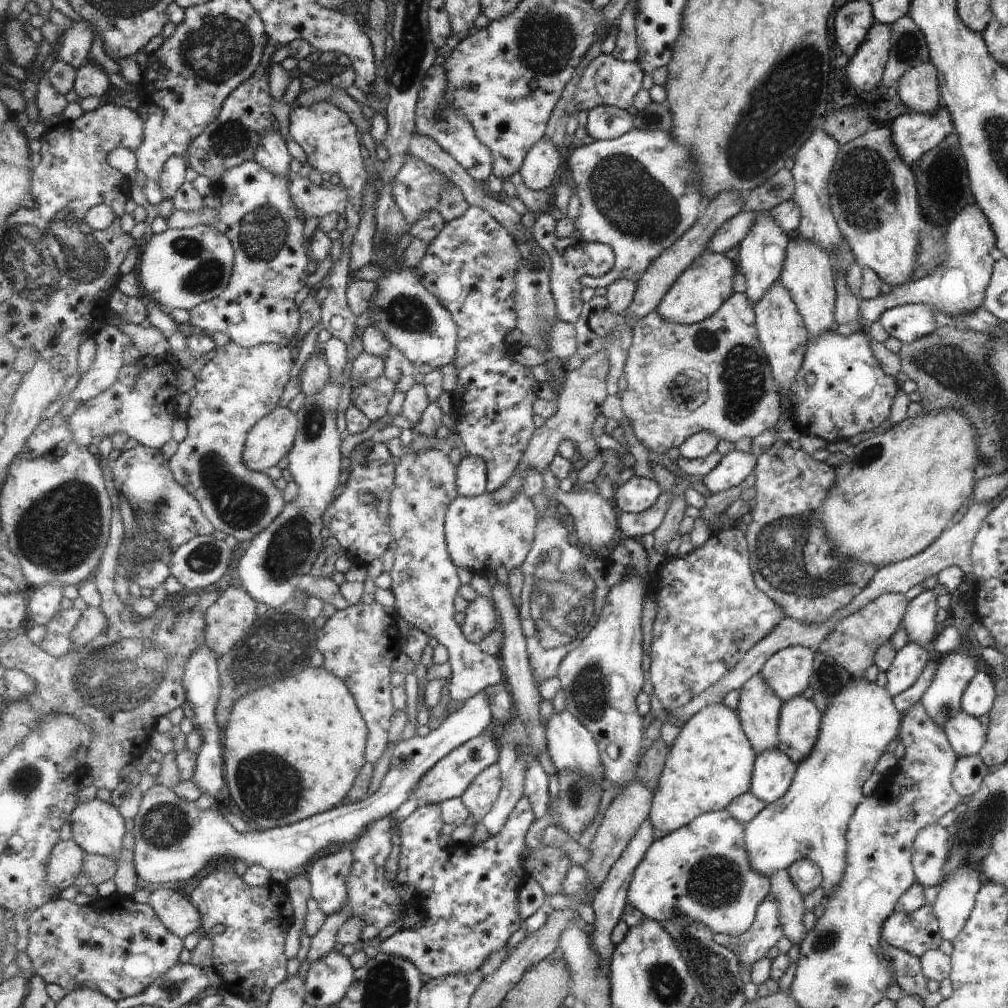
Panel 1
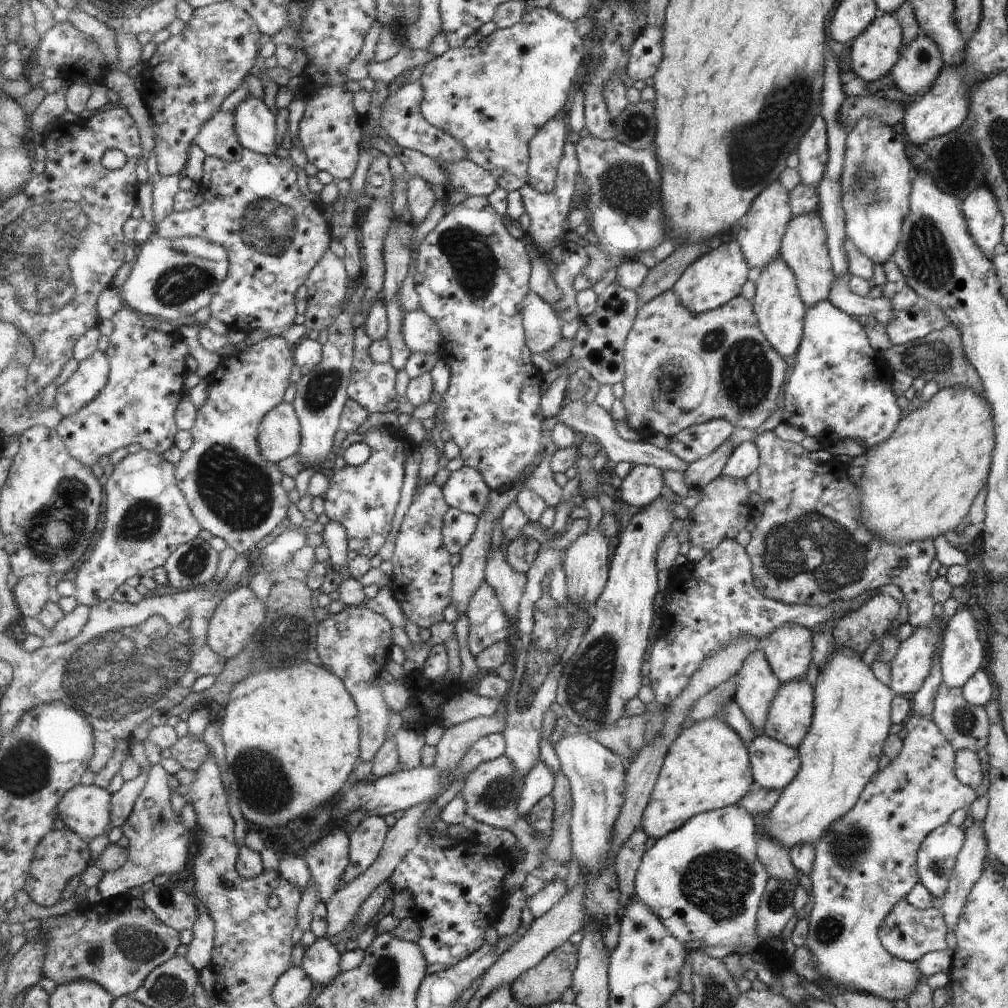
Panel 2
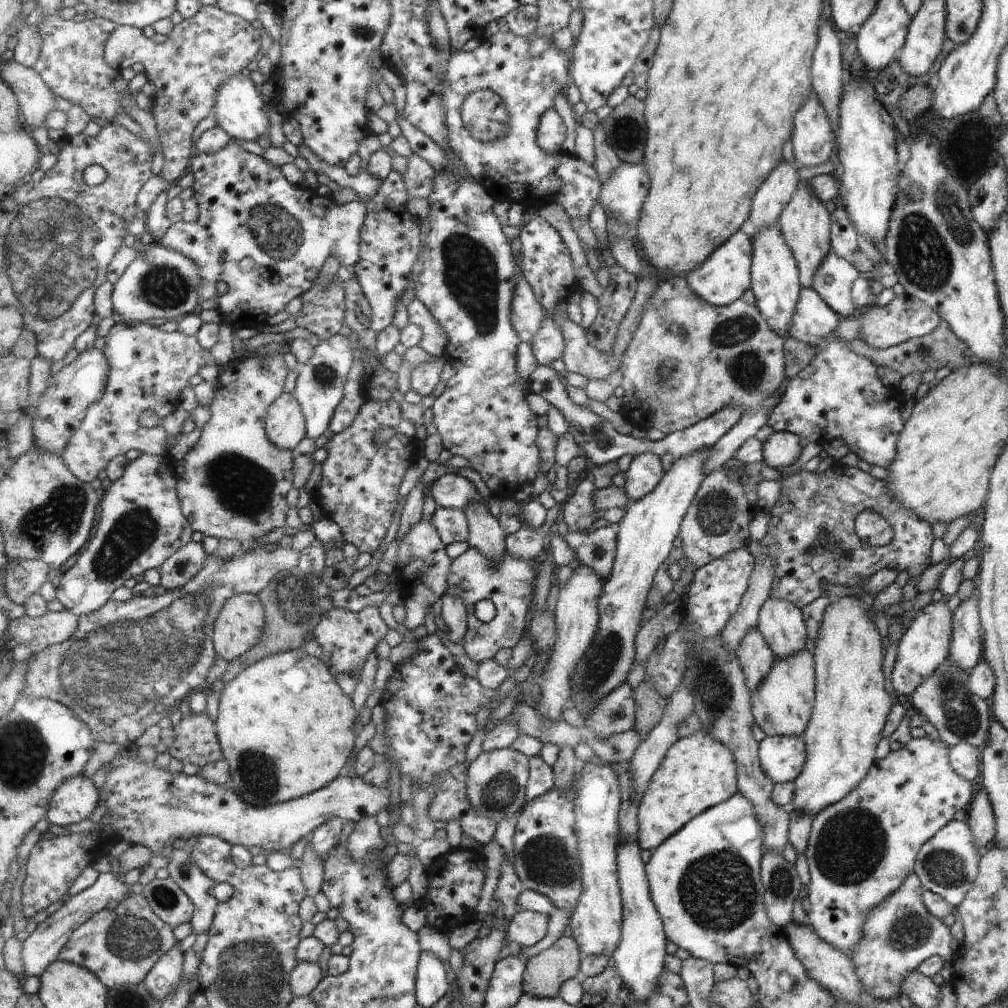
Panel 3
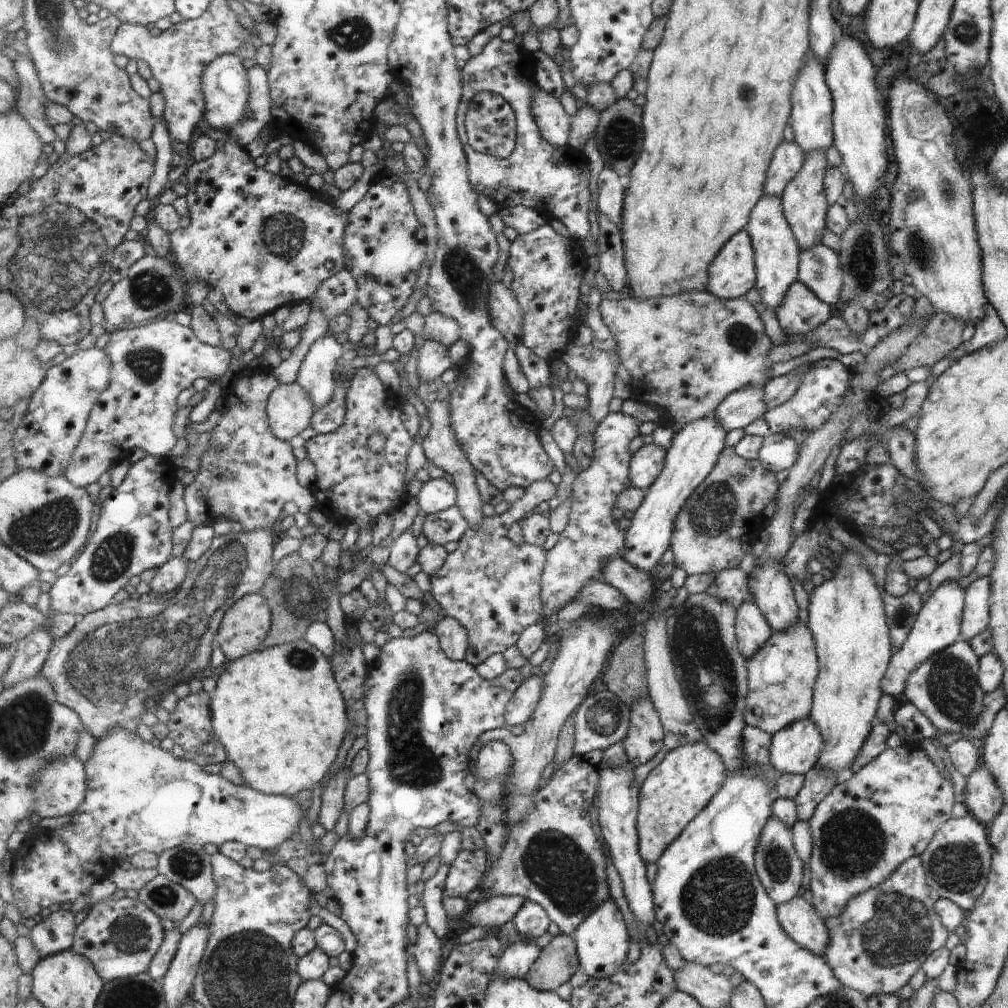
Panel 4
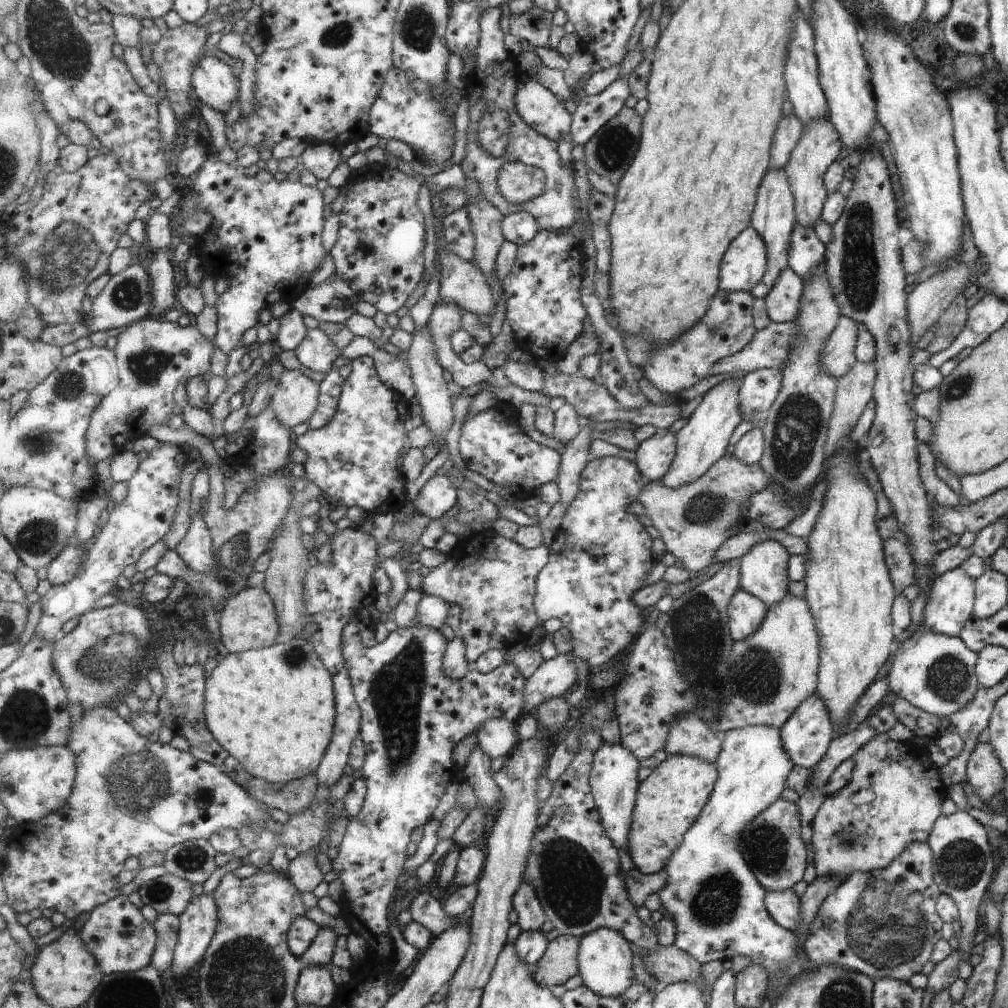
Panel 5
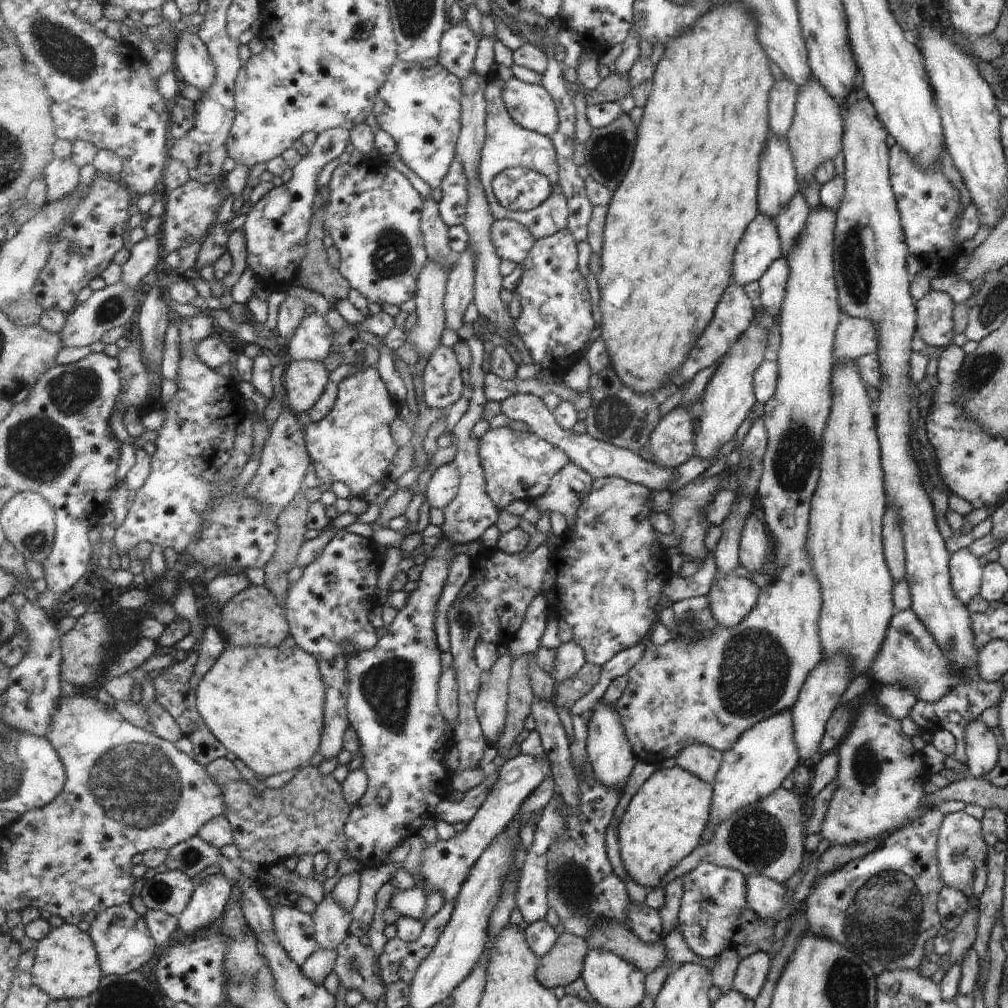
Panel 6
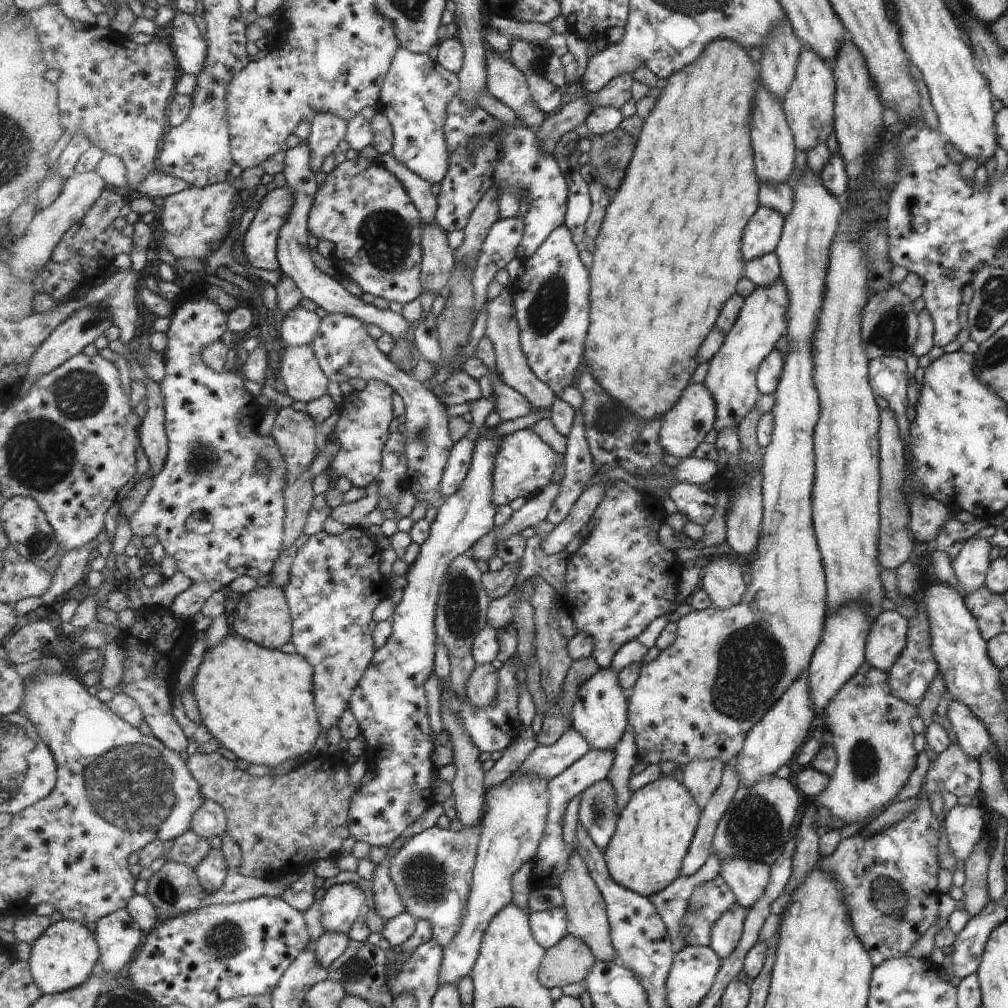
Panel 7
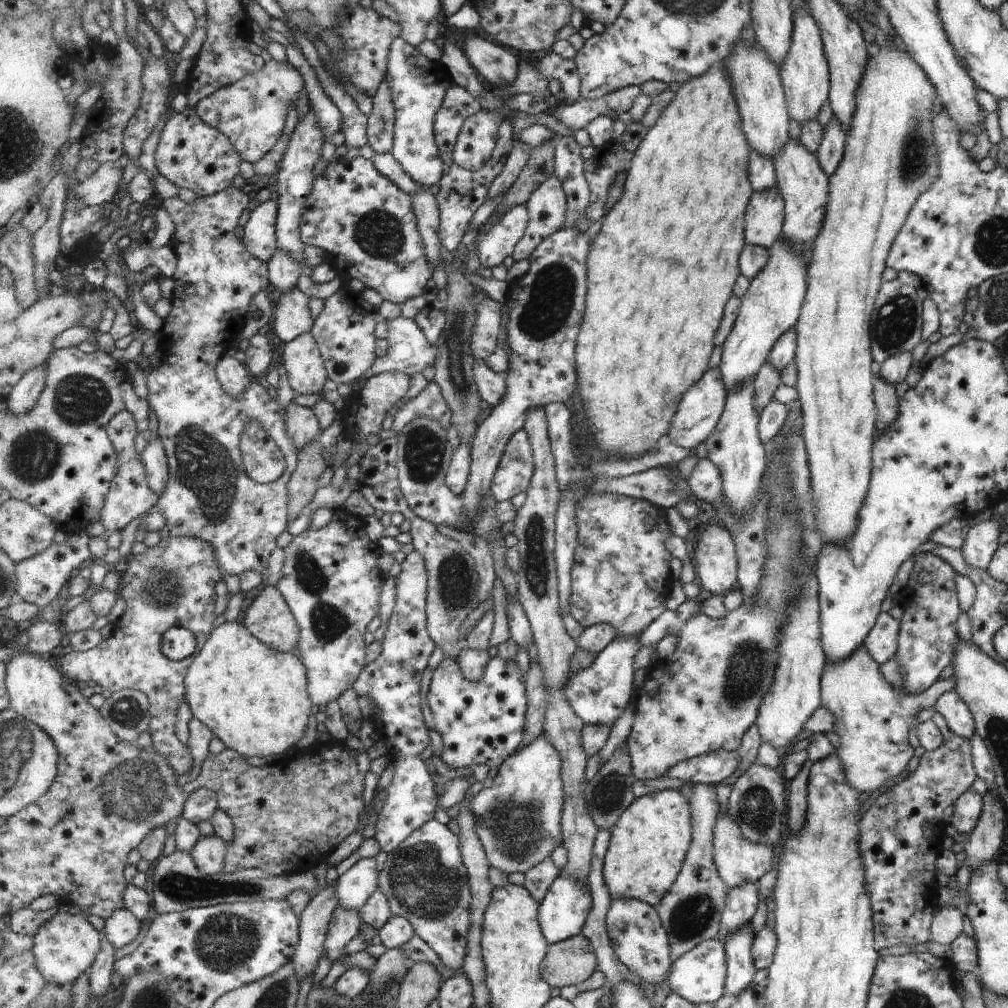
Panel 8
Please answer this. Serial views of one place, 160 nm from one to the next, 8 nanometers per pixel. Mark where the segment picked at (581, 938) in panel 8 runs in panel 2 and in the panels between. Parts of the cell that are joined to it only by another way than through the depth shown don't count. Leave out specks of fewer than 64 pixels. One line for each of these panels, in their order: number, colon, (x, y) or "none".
2: (545, 984)
3: (546, 973)
4: (557, 964)
5: (561, 962)
6: (564, 964)
7: (569, 962)

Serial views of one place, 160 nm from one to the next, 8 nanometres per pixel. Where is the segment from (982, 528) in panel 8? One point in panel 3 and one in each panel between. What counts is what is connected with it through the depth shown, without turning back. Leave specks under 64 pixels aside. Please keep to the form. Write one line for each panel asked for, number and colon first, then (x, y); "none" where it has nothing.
3: (923, 646)
4: (936, 626)
5: (949, 602)
6: (964, 572)
7: (969, 567)

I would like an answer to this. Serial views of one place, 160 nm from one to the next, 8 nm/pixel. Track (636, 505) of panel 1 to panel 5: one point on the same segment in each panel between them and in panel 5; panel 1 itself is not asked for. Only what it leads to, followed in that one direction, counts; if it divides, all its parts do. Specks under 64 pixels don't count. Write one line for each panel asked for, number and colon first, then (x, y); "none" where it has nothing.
2: (643, 485)
3: (645, 473)
4: (649, 461)
5: (654, 457)

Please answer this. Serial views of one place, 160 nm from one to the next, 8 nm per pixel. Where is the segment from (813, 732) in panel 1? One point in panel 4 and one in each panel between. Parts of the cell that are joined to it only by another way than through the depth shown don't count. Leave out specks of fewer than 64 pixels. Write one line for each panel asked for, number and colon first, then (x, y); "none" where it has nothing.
2: (790, 714)
3: (782, 706)
4: (781, 675)

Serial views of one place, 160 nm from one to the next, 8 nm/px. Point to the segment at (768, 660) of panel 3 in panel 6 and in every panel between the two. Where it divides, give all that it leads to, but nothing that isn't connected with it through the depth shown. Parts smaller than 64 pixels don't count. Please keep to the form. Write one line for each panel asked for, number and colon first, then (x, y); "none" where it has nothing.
4: (753, 631)
5: (747, 612)
6: (732, 598)

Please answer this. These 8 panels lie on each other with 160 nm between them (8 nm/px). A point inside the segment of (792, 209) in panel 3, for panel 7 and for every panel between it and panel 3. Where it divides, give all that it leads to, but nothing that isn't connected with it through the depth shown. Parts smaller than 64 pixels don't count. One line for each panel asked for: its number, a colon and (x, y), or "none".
4: (803, 203)
5: (818, 147)
6: (815, 134)
7: (808, 105)

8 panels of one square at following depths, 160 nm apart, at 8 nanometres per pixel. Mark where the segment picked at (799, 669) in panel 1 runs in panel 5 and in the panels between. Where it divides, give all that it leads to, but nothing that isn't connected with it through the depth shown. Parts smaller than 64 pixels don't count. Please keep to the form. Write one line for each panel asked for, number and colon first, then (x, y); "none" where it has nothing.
2: (788, 648)
3: (781, 624)
4: (768, 584)
5: (763, 568)

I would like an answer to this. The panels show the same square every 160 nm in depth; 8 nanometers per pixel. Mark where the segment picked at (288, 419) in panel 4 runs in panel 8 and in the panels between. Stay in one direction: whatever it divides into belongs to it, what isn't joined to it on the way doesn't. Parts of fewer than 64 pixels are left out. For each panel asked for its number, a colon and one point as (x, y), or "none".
5: (296, 400)
6: (305, 381)
7: (305, 381)
8: (307, 372)

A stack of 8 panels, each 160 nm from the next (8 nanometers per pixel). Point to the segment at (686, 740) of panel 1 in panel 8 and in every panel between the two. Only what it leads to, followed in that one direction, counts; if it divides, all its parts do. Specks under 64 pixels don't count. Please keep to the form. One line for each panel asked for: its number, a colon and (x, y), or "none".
2: (708, 767)
3: (698, 773)
4: (685, 782)
5: (672, 797)
6: (665, 820)
7: (655, 832)
8: (650, 842)

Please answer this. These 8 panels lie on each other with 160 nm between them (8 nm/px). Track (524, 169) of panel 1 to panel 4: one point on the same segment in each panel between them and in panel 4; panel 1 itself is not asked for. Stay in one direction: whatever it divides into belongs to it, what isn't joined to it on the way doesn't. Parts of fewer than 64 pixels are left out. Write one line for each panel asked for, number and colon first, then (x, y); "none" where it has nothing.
2: (547, 149)
3: (551, 135)
4: (555, 124)

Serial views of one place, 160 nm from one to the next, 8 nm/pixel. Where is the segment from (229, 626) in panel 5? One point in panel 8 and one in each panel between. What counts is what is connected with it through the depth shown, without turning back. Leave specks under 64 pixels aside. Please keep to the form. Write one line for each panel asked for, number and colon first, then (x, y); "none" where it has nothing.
6: (253, 618)
7: (263, 616)
8: (269, 617)

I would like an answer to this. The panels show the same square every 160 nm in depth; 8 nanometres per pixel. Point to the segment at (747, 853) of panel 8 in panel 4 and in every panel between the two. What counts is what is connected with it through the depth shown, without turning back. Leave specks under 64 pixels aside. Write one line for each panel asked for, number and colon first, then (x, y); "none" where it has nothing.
4: (797, 918)
5: (784, 906)
6: (765, 896)
7: (748, 880)

